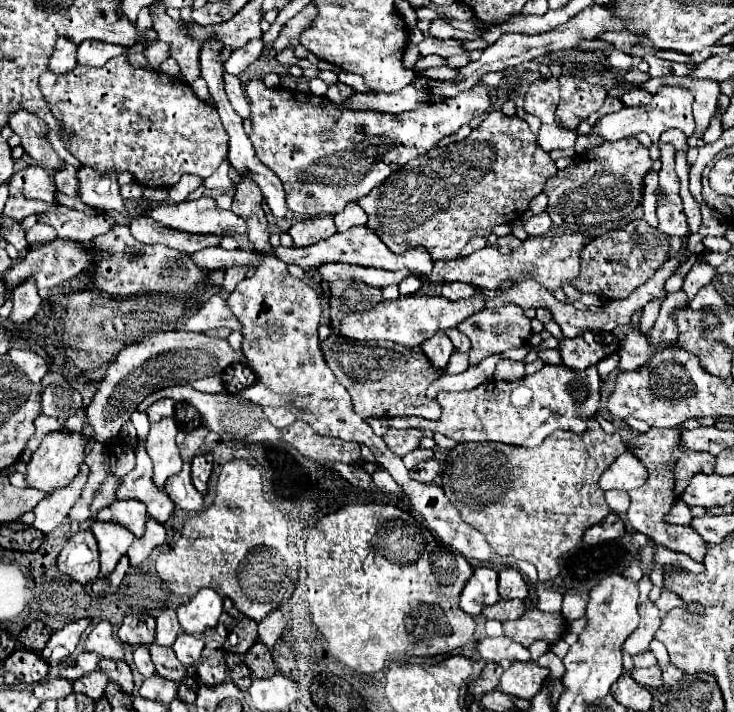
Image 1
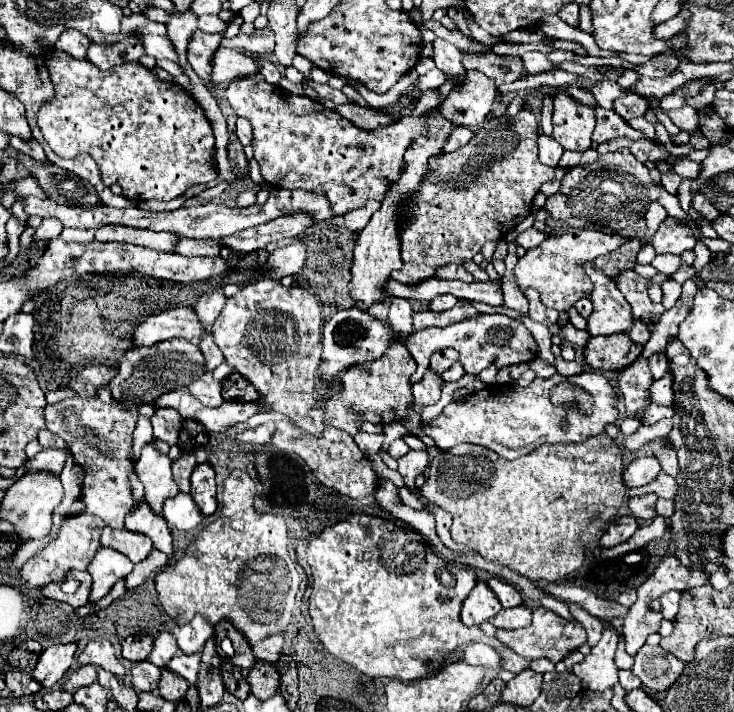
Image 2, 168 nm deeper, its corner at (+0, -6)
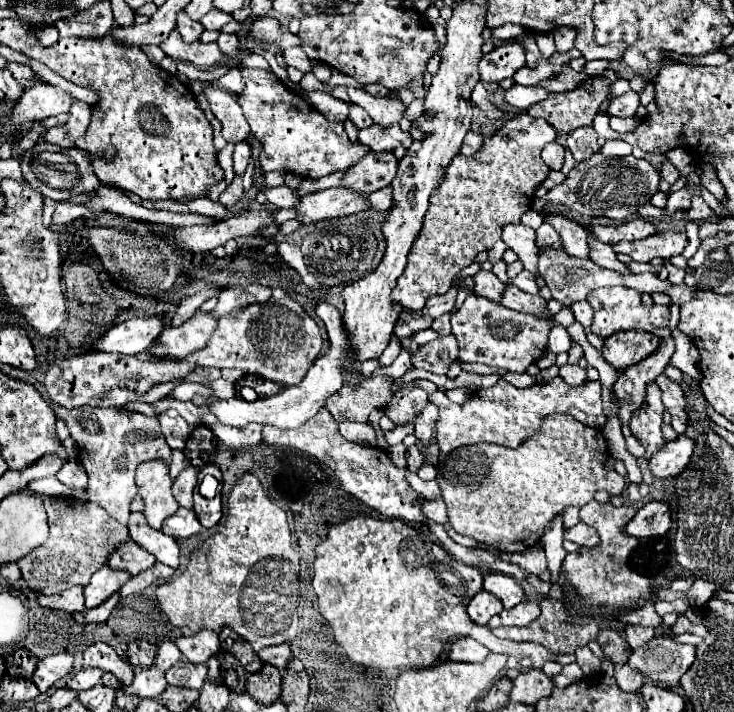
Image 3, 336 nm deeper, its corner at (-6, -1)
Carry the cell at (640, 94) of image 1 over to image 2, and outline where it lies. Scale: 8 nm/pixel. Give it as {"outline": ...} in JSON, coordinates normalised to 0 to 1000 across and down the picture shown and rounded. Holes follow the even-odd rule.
{"outline":[[[851,129],[849,135],[843,135],[835,143],[835,154],[849,166],[849,169],[860,169],[865,163],[876,163],[881,157],[881,143],[876,135],[862,132],[862,129]]]}

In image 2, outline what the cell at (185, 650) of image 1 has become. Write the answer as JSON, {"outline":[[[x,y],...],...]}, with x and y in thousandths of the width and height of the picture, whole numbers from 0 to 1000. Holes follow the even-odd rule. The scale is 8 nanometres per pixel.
{"outline":[[[241,919],[225,938],[247,952],[252,952],[260,963],[268,958],[268,947],[271,947],[271,935],[274,935],[274,919],[263,919],[263,921],[252,921],[252,919]]]}

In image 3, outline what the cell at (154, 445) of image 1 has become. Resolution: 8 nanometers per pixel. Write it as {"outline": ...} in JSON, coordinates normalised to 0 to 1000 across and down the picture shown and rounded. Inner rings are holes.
{"outline":[[[203,645],[187,656],[187,684],[198,704],[195,721],[208,743],[219,743],[222,729],[244,715],[233,681],[230,653],[222,645]]]}

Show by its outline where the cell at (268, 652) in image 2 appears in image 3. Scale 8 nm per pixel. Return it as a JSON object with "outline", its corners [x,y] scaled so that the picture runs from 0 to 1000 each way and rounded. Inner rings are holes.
{"outline":[[[383,903],[383,906],[369,906],[369,909],[361,909],[358,914],[353,914],[353,926],[358,931],[369,931],[386,942],[391,937],[391,931],[399,926],[399,920],[396,920],[394,903]]]}

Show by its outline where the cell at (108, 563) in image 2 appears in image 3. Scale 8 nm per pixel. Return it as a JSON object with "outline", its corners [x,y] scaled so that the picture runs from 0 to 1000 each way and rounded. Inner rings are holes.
{"outline":[[[143,791],[135,802],[129,802],[124,819],[116,824],[116,853],[127,855],[140,847],[146,838],[162,830],[176,810],[178,808],[173,808],[170,802],[157,802],[149,796],[149,791]]]}

